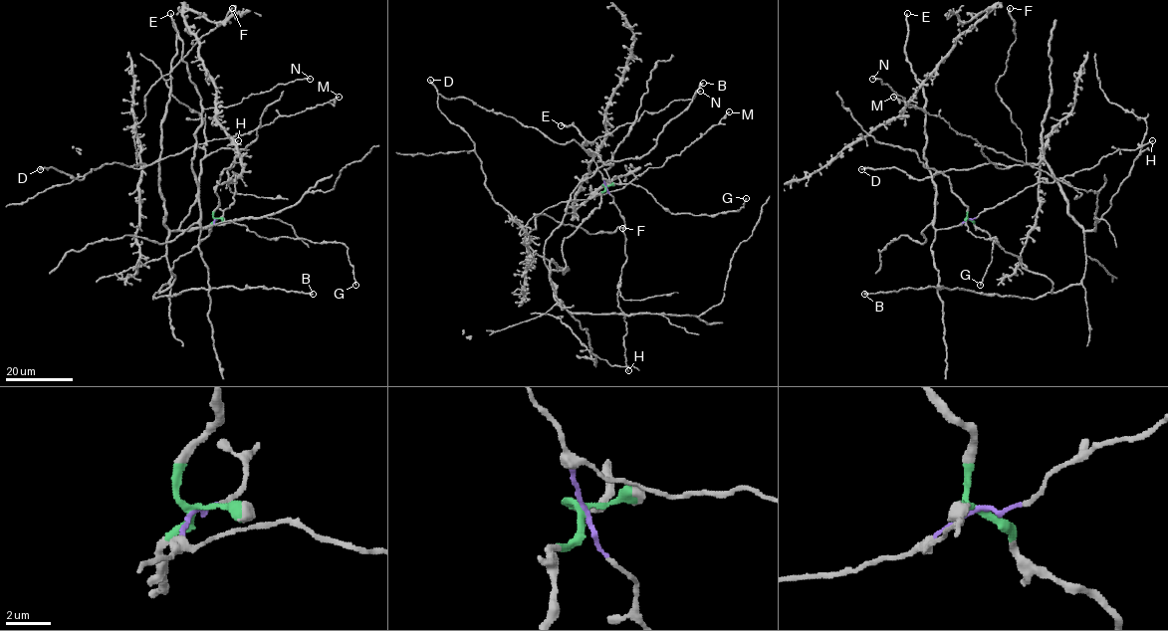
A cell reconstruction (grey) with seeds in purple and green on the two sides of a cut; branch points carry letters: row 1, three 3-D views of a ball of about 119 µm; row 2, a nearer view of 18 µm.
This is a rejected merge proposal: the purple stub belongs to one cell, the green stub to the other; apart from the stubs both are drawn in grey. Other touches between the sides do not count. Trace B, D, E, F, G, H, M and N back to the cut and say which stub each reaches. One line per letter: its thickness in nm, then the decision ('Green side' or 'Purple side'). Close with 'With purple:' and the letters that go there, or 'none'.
B: Thickness 340 nm. Green side
D: Thickness 240 nm. Green side
E: Thickness 320 nm. Purple side
F: Thickness 240 nm. Green side
G: Thickness 170 nm. Purple side
H: Thickness 170 nm. Purple side
M: Thickness 200 nm. Green side
N: Thickness 240 nm. Purple side
With purple: E, G, H, N

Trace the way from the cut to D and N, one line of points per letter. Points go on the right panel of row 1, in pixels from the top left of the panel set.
D: (968, 219), (1052, 292), (1083, 276), (1083, 229), (1043, 160), (922, 179), (860, 169)
N: (968, 219), (946, 229), (934, 226), (935, 183), (924, 156), (925, 111), (907, 105), (887, 85), (872, 79)

